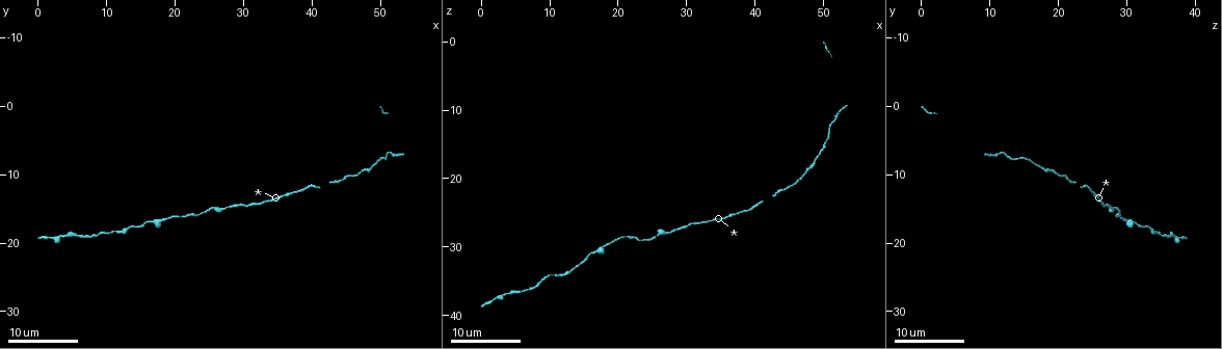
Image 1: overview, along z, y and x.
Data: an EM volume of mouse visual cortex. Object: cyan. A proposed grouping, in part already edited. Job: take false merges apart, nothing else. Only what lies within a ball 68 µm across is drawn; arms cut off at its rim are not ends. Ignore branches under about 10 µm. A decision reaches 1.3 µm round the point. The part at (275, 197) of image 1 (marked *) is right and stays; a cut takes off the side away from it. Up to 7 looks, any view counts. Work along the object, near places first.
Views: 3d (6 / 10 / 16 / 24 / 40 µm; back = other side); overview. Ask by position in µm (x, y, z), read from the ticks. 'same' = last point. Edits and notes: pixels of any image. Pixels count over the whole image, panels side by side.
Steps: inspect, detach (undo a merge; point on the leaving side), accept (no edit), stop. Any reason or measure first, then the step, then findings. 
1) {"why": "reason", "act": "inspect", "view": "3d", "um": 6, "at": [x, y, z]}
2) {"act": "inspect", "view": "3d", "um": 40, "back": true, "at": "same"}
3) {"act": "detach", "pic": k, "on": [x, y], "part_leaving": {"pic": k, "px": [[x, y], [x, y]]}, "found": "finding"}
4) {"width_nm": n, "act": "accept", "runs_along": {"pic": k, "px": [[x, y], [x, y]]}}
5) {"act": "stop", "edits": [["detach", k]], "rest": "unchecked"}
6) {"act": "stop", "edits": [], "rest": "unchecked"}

{"why": "sudden change in width", "act": "inspect", "view": "3d", "um": 16, "at": [25.0, 15.0, 28.5]}

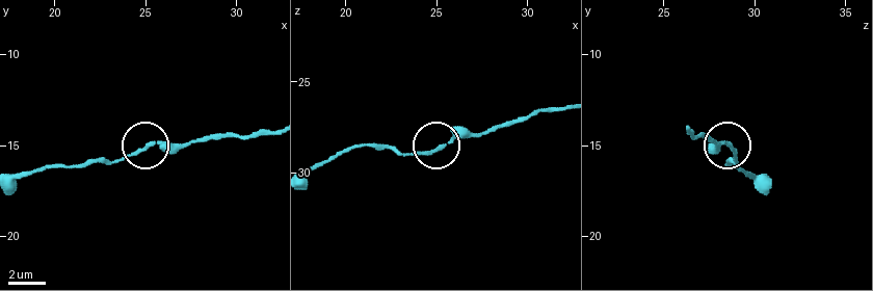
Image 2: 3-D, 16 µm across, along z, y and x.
{"act": "inspect", "view": "3d", "um": 6, "at": [25.1, 15.0, 28.7]}

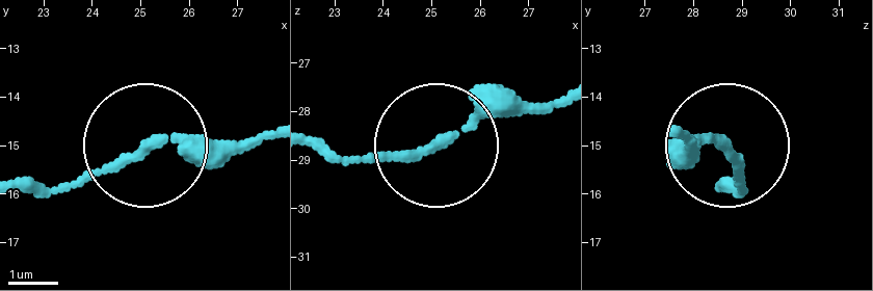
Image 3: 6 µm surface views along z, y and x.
{"act": "accept", "runs_along": {"pic": 3, "px": [[676, 135], [730, 148], [738, 193]]}, "found": "one cell here"}

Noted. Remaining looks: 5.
{"why": "calibre changes", "act": "inspect", "view": "3d", "um": 16, "at": [16.0, 17.0, 31.0]}

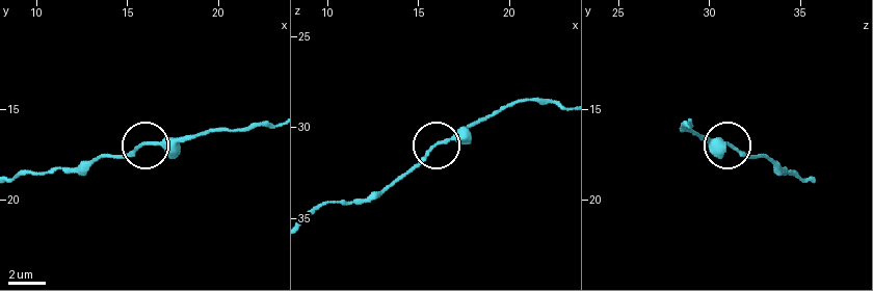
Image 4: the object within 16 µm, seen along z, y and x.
{"act": "inspect", "view": "3d", "um": 10, "at": [16.3, 16.8, 30.8]}

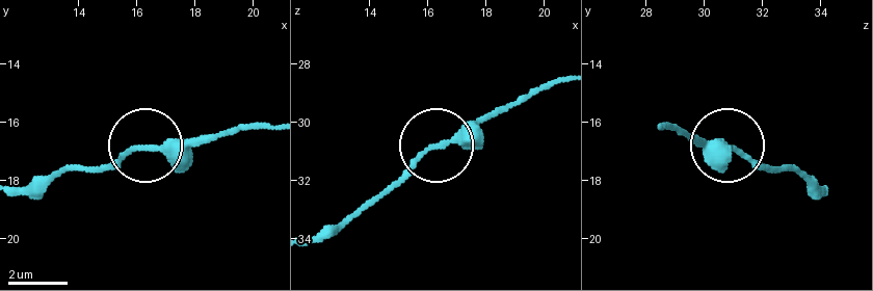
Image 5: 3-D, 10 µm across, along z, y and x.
{"act": "accept", "runs_along": {"pic": 5, "px": [[270, 129], [143, 144], [94, 172]]}, "found": "continuous, no second cell"}

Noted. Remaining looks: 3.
{"why": "calibre changes", "act": "inspect", "view": "3d", "um": 24, "at": [12.0, 18.0, 34.0]}

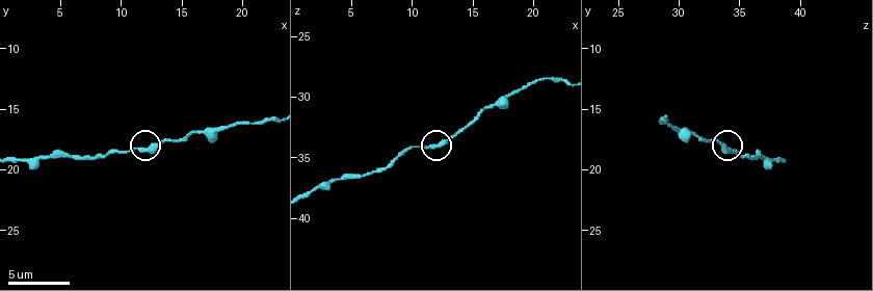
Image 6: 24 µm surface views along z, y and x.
{"why": "zoom in", "act": "inspect", "view": "3d", "um": 6, "at": [11.6, 18.2, 34.2]}

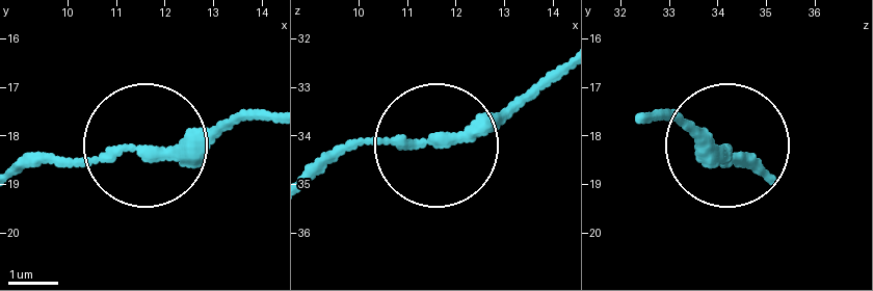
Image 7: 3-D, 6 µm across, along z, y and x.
{"act": "accept", "runs_along": {"pic": 7, "px": [[562, 63], [439, 146], [364, 137], [331, 150]]}, "found": "one cell here"}

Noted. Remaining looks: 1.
{"act": "stop", "edits": [], "rest": "unchecked"}

